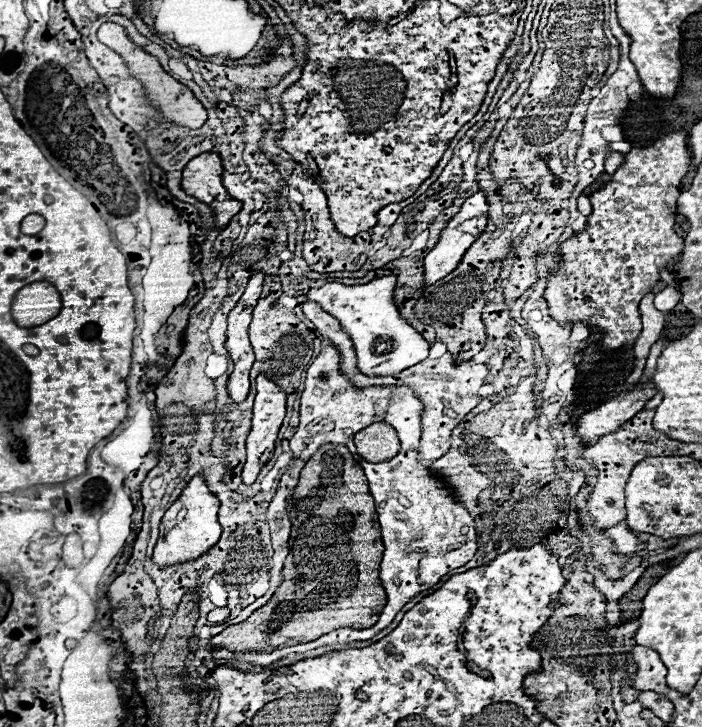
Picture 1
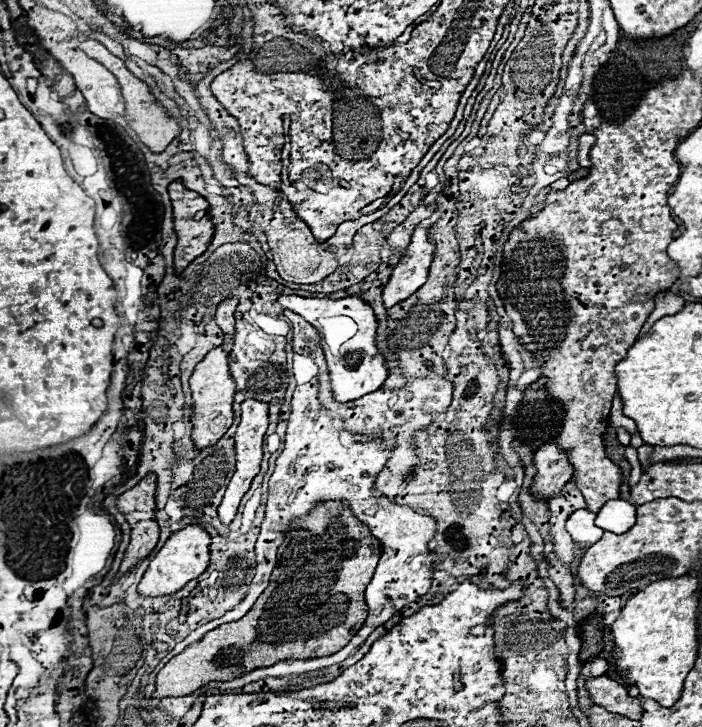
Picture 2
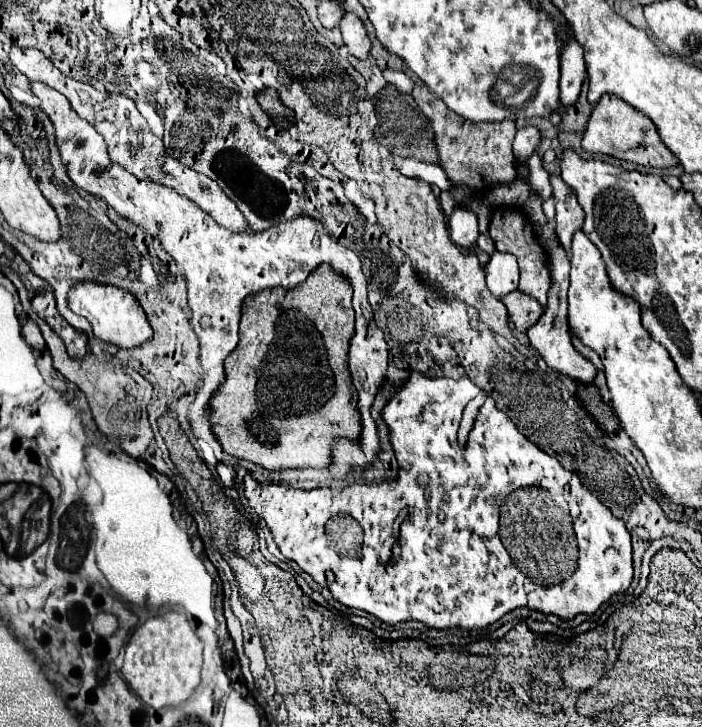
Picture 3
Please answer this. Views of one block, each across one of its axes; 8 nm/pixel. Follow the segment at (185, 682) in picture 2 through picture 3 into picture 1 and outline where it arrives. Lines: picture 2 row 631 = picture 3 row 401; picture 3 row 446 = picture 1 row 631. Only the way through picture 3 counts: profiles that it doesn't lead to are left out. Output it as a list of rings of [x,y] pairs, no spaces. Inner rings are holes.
[[[324,444],[306,462],[300,474],[300,482],[294,488],[288,504],[288,516],[292,522],[290,552],[284,562],[284,582],[278,586],[272,600],[256,610],[240,624],[228,626],[224,632],[210,640],[210,646],[222,646],[232,652],[256,650],[270,652],[282,646],[294,646],[300,642],[312,642],[338,628],[370,628],[378,622],[382,608],[386,606],[386,590],[380,582],[380,562],[384,554],[382,534],[378,526],[378,514],[370,496],[362,466],[354,460],[344,444]]]

